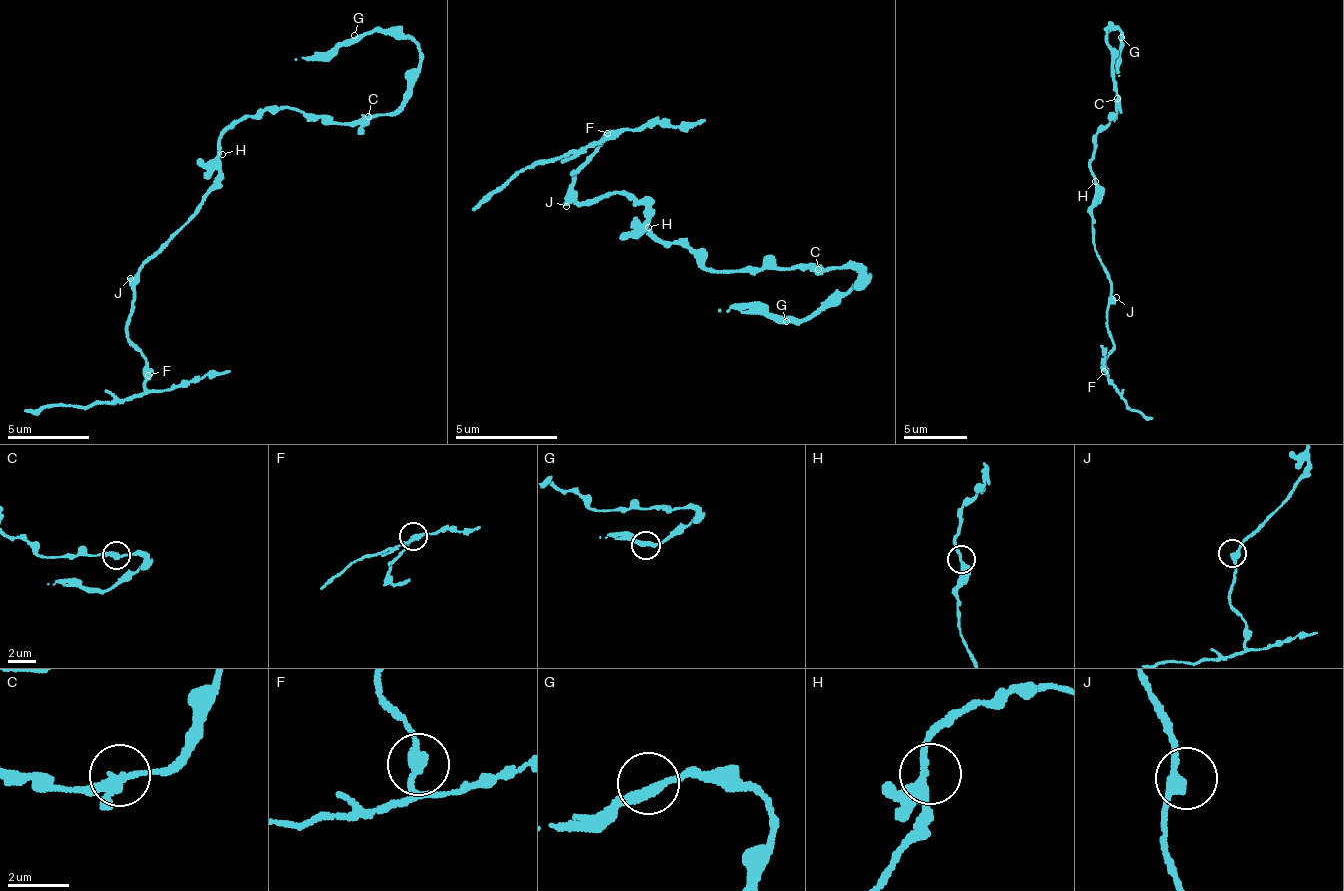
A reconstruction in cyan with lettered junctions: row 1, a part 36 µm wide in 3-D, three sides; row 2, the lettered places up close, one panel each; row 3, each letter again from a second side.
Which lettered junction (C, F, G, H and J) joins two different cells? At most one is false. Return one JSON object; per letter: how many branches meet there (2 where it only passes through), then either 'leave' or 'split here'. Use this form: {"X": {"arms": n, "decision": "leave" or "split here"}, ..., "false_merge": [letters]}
{"C": {"arms": 2, "decision": "leave"}, "F": {"arms": 3, "decision": "split here"}, "G": {"arms": 2, "decision": "leave"}, "H": {"arms": 3, "decision": "leave"}, "J": {"arms": 2, "decision": "leave"}, "false_merge": ["F"]}

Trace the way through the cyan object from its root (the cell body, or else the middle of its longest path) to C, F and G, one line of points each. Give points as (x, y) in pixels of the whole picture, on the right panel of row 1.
C: (1095, 182), (1092, 166), (1097, 136), (1114, 112), (1116, 114), (1119, 102), (1117, 98)
F: (1095, 182), (1091, 244), (1111, 287), (1106, 329), (1112, 339), (1113, 353), (1105, 360), (1105, 370)
G: (1095, 182), (1092, 166), (1097, 136), (1120, 104), (1114, 95), (1117, 83), (1106, 31), (1115, 29), (1121, 37)

